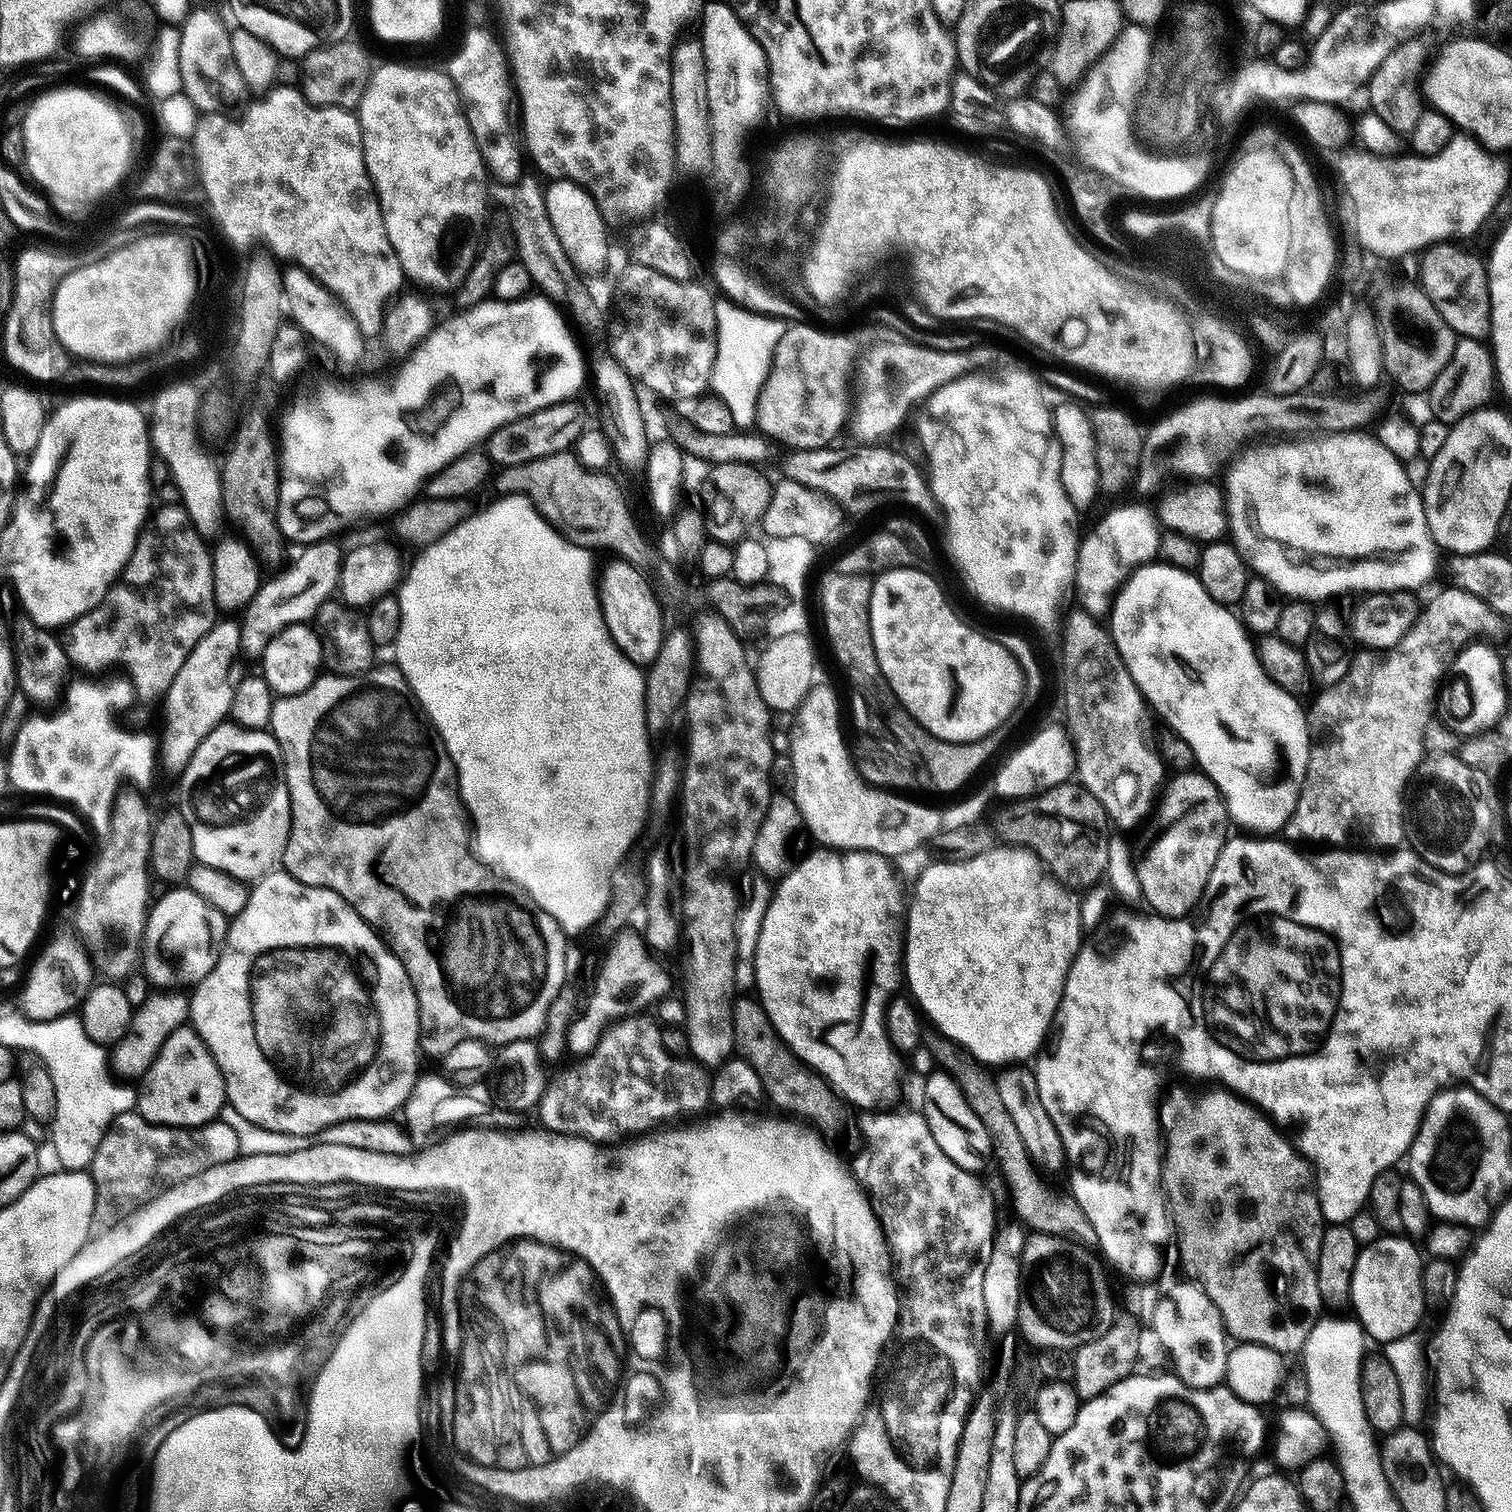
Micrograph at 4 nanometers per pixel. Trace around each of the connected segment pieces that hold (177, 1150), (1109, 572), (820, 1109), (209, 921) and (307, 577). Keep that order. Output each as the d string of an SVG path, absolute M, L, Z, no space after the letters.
M135 1110L120 1114L108 1129L107 1134L103 1136L88 1167L96 1188L94 1214L91 1216L93 1235L122 1223L140 1205L152 1200L165 1189L185 1181L186 1178L197 1176L199 1172L205 1172L214 1166L235 1160L239 1155L238 1134L234 1134L234 1130L219 1118L213 1120L211 1124L202 1125L201 1128L164 1128L161 1124L146 1122Z
M1147 503L1120 504L1101 518L1092 533L1085 535L1076 555L1076 578L1074 592L1080 595L1079 607L1091 616L1104 618L1112 611L1116 594L1128 581L1133 570L1144 564L1153 563L1160 551L1162 528L1157 521L1157 513L1148 509Z
M748 994L737 995L732 1005L732 1021L736 1035L735 1051L757 1071L764 1087L763 1095L768 1100L772 1099L784 1111L781 1113L791 1114L793 1117L801 1116L796 1118L807 1122L821 1134L829 1134L828 1132L834 1131L835 1128L842 1127L844 1108L846 1109L845 1101L837 1096L836 1091L820 1075L812 1071L807 1064L803 1064L788 1049L786 1042L782 1042L782 1038L774 1030L759 999L749 996Z
M172 886L155 897L148 912L148 929L145 932L146 955L144 968L146 975L153 985L168 986L171 980L192 980L199 982L214 970L224 948L224 939L228 936L229 917L219 908L215 908L202 894L196 894L186 886Z
M329 538L305 545L294 565L261 583L254 598L243 609L239 623L240 644L247 657L261 657L269 639L288 625L311 621L325 601L333 597L339 587L344 553L343 547L340 548L335 540Z

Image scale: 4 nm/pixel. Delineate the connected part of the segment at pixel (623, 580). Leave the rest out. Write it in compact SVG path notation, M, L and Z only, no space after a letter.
M616 558L613 561L613 564L608 564L605 568L603 565L598 576L598 591L604 621L610 630L610 638L614 638L618 650L622 650L622 654L630 658L630 662L647 666L654 662L664 641L665 609L656 599L651 580L641 569L635 568L626 560Z

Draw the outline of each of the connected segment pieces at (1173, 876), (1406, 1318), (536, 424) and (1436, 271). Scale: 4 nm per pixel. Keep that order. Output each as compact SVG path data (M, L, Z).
M1193 770L1172 777L1166 784L1168 800L1172 804L1181 804L1185 816L1178 817L1149 846L1148 853L1141 860L1139 857L1135 867L1138 881L1141 882L1143 903L1148 903L1155 915L1184 918L1200 899L1205 899L1210 874L1218 862L1218 854L1222 854L1222 846L1230 835L1230 817L1222 794L1216 789L1211 778L1203 772Z
M1384 1234L1380 1239L1361 1247L1352 1271L1352 1294L1350 1308L1353 1308L1355 1319L1364 1327L1365 1333L1378 1342L1402 1338L1417 1331L1420 1319L1424 1316L1426 1301L1424 1298L1424 1265L1420 1252L1411 1239L1400 1234Z
M576 402L555 404L494 430L486 441L486 455L496 466L514 466L534 458L546 458L550 454L569 451L585 428L584 416Z
M1441 240L1435 244L1431 244L1430 247L1424 249L1420 260L1420 277L1418 277L1418 283L1421 288L1424 289L1424 293L1434 302L1434 306L1438 310L1438 314L1442 314L1442 318L1446 318L1446 322L1455 330L1457 337L1460 338L1484 338L1492 331L1492 307L1490 306L1490 290L1488 289L1488 269L1485 261L1480 260L1471 252L1468 248L1463 248L1463 243L1453 242L1452 240Z

